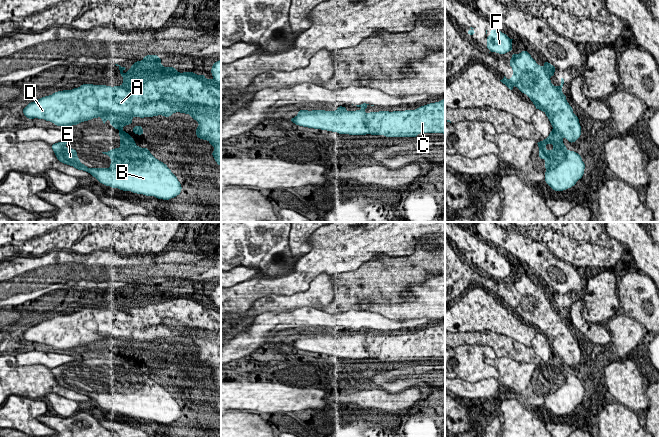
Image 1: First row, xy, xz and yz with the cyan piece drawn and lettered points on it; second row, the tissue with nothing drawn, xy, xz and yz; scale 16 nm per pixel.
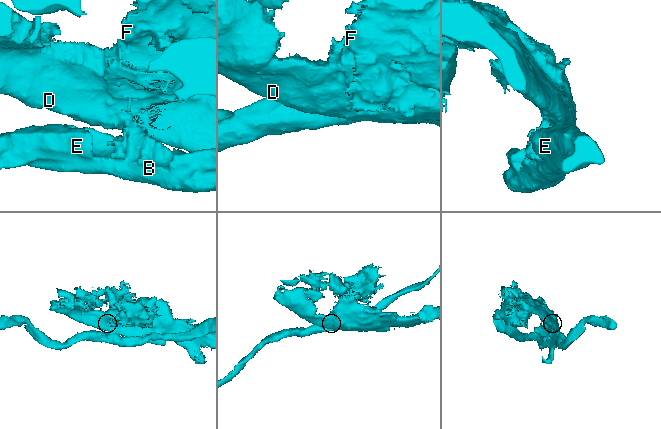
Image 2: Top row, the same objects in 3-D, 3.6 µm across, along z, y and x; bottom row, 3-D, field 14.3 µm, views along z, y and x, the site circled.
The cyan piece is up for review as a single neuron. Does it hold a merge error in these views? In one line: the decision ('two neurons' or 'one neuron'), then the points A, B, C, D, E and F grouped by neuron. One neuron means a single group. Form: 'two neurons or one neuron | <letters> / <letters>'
two neurons | A C D F / B E

